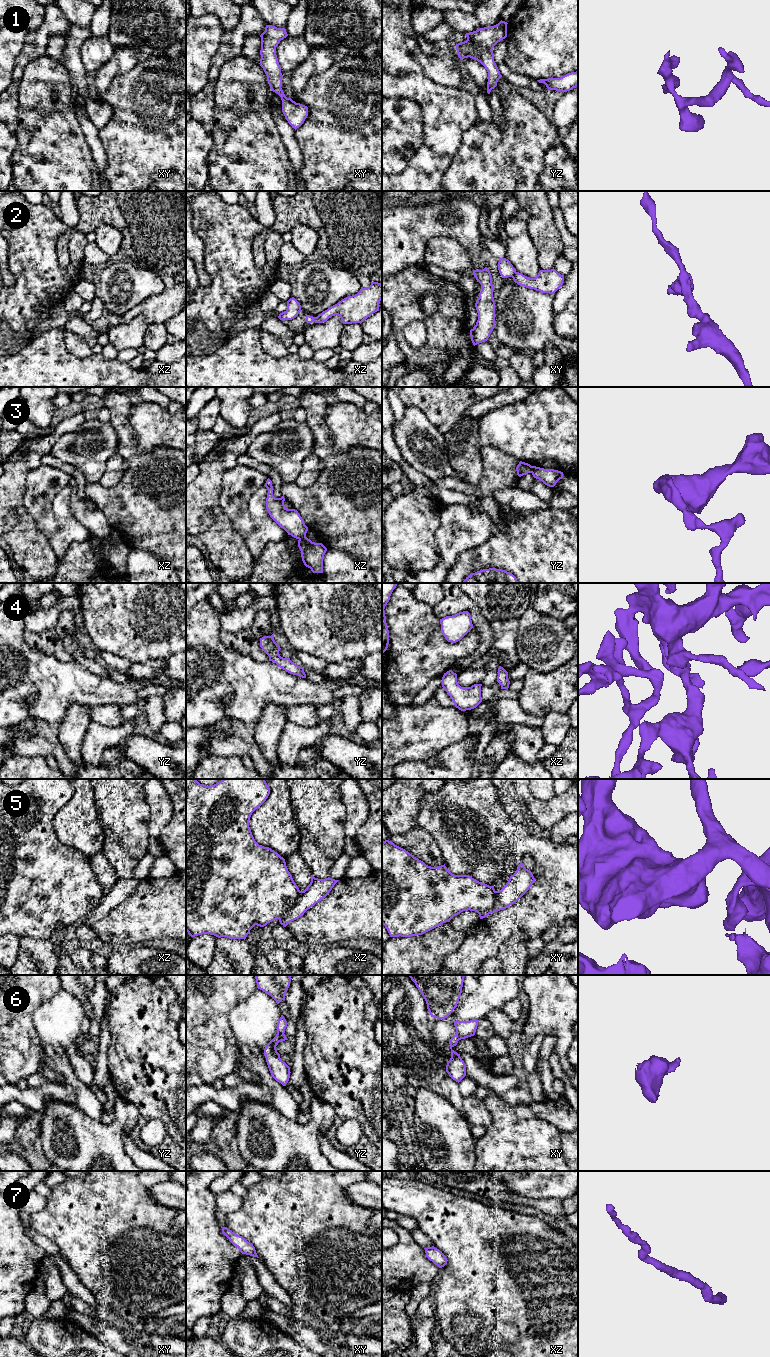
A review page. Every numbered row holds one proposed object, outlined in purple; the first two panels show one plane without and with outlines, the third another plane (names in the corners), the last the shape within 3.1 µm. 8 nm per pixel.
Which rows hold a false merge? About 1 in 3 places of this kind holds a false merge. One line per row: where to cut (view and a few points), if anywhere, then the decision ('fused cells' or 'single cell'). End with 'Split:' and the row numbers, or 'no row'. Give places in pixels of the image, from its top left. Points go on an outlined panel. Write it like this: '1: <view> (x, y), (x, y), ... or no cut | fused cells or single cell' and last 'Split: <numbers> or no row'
1: no cut | single cell
2: xz (316, 317), (314, 321) | fused cells
3: xz (305, 534), (299, 539) | fused cells
4: no cut | single cell
5: xy (491, 886), (494, 892), (494, 903), (490, 907), (477, 912) | fused cells
6: no cut | single cell
7: no cut | single cell
Split: 2, 3, 5

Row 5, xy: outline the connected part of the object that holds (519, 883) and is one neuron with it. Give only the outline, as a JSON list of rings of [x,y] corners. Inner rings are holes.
[[[521,860],[516,872],[510,876],[501,890],[496,891],[494,886],[491,886],[494,890],[495,901],[491,908],[477,912],[480,919],[516,903],[529,890],[534,881],[535,878],[532,872],[524,867]]]

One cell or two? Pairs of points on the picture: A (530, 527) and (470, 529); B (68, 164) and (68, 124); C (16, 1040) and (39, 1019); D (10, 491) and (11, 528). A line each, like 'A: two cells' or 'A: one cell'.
A: two cells
B: one cell
C: two cells
D: one cell

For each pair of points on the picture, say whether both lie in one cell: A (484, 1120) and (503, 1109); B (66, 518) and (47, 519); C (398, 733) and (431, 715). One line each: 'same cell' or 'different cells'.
A: different cells
B: different cells
C: same cell

